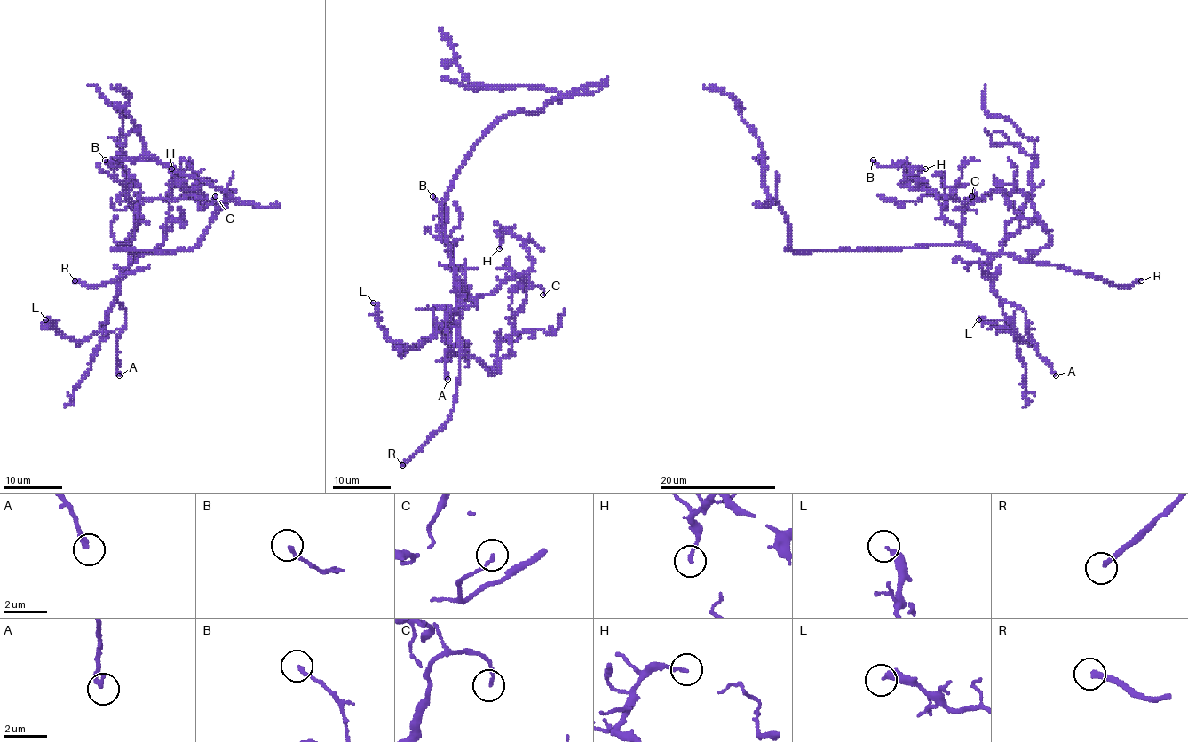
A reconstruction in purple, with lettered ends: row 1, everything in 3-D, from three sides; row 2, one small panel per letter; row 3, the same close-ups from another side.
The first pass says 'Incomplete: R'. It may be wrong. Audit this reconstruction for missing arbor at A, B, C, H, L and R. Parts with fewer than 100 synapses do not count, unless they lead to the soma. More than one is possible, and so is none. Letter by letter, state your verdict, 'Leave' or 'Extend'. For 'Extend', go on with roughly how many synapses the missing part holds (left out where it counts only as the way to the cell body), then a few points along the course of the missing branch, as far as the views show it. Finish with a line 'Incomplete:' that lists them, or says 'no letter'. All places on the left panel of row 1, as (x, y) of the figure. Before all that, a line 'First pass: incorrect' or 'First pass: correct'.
First pass: correct
A: Leave
B: Leave
C: Leave
H: Leave
L: Leave
R: Extend
Incomplete: R

